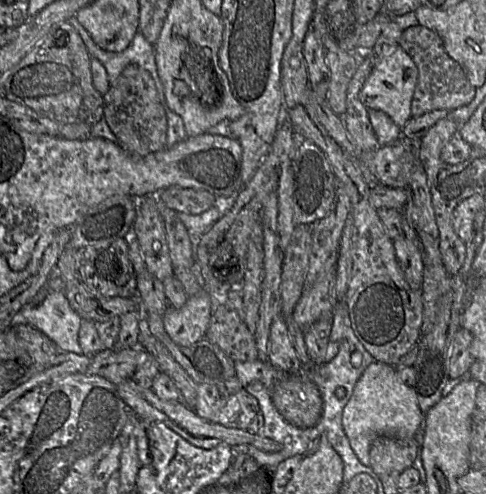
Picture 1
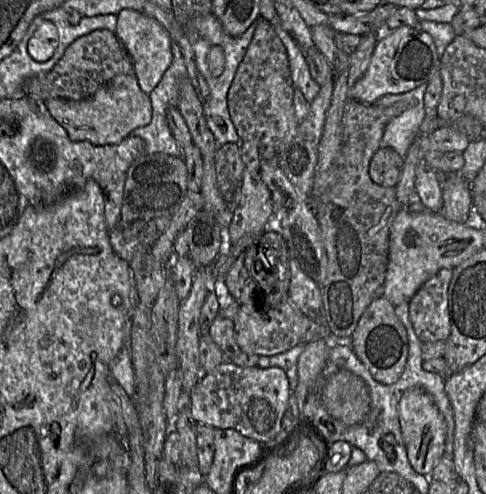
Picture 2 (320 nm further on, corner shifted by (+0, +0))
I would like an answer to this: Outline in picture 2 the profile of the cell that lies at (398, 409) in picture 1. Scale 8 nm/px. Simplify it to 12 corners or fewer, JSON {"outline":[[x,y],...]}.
{"outline":[[403,393],[408,460],[428,478],[445,452],[446,423],[429,393]]}

